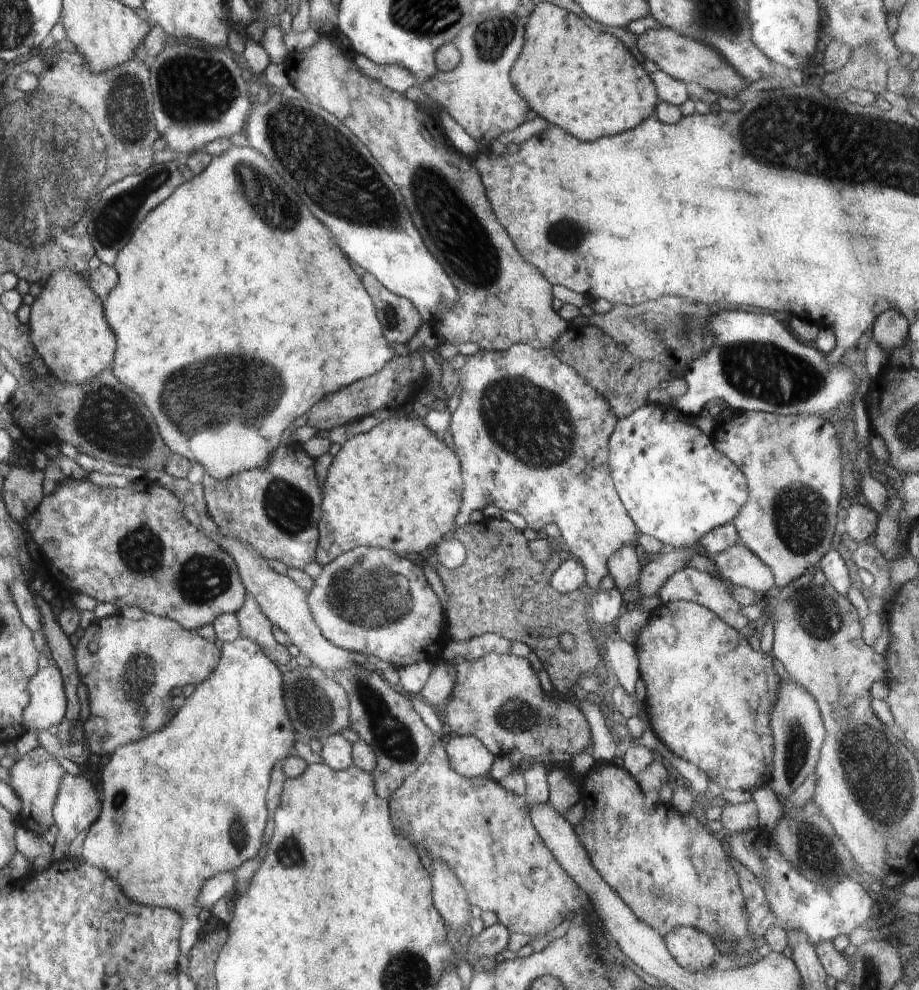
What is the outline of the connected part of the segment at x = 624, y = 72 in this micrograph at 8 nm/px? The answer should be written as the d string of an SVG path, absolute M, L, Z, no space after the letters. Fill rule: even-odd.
M551 3L538 4L533 10L530 20L526 22L524 48L510 72L510 80L516 92L520 92L530 102L538 116L558 124L562 130L578 136L580 140L596 140L600 136L614 136L632 130L644 118L654 114L658 102L656 86L642 64L632 58L622 42L618 50L616 36L600 30L590 30L578 16Z

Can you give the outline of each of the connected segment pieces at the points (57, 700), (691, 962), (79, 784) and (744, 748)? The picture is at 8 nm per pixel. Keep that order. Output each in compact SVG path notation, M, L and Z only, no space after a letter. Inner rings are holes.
M42 663L41 669L29 680L28 690L32 694L31 704L24 711L26 730L35 727L47 731L48 726L59 726L66 711L65 682L57 666Z
M693 927L676 928L663 940L670 957L687 972L706 971L718 954L714 940Z
M65 774L53 812L60 831L51 857L56 861L68 855L72 839L84 830L89 831L101 815L98 794L84 774Z
M670 600L669 603L662 603L660 606L653 609L649 618L650 622L648 626L643 627L639 633L639 637L635 641L634 648L638 658L638 670L640 670L640 678L644 680L646 684L646 694L648 694L648 706L654 710L656 708L656 722L654 722L654 730L658 730L658 738L661 742L664 742L669 750L674 752L674 755L692 764L696 764L702 772L706 772L708 779L716 783L722 789L738 789L744 791L754 791L758 788L764 788L771 780L771 757L772 750L772 734L770 734L770 728L768 728L768 718L770 710L775 702L775 692L760 692L764 688L768 688L768 668L764 668L762 662L768 662L773 660L772 656L764 654L762 651L754 651L749 644L749 640L738 631L730 628L728 624L725 624L718 616L715 616L708 608L701 606L694 602L683 602L682 600Z

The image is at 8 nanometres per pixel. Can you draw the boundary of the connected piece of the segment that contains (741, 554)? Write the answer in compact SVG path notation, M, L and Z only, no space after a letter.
M741 542L720 552L713 561L718 574L734 588L747 588L763 594L775 585L770 568Z

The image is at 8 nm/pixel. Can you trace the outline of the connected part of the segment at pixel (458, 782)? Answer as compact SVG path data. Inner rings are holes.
M437 743L388 802L396 830L412 842L422 844L432 859L442 860L462 882L468 894L467 902L482 910L493 911L509 933L527 935L534 940L548 935L546 932L554 930L568 913L585 915L593 908L585 893L545 848L533 826L525 798L506 791L491 777L467 778L458 775L449 766L445 748Z

